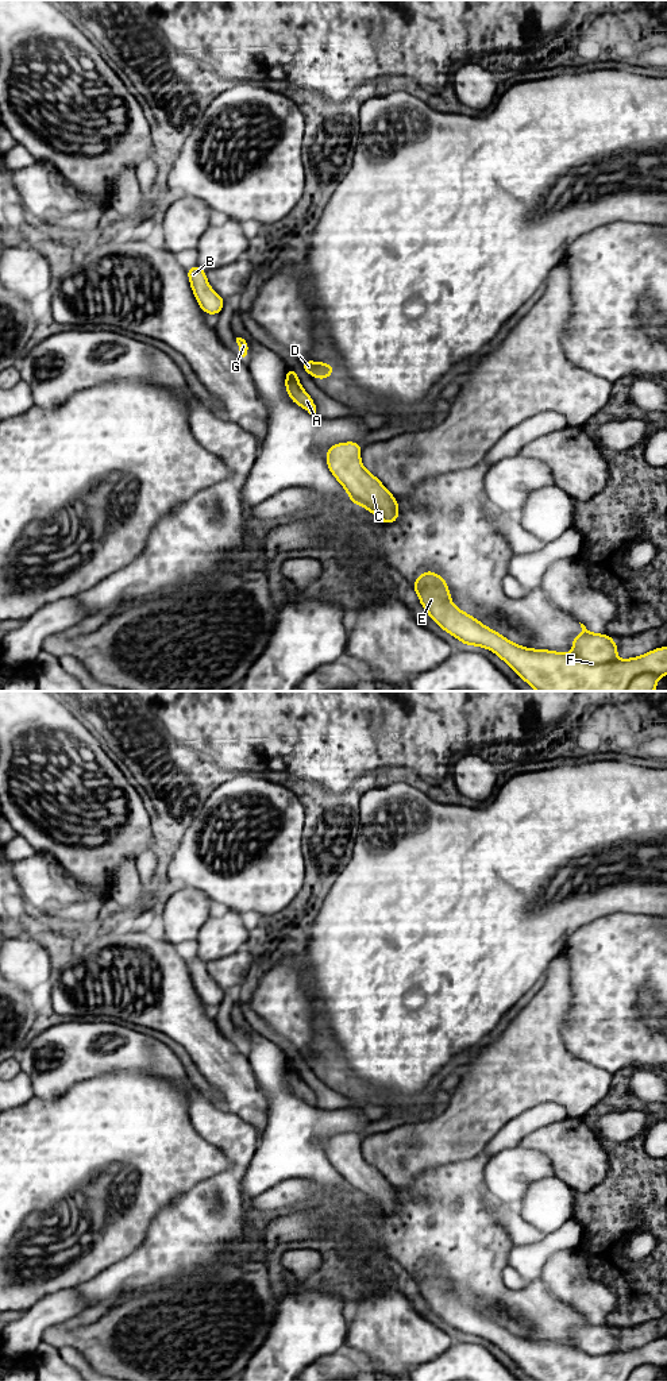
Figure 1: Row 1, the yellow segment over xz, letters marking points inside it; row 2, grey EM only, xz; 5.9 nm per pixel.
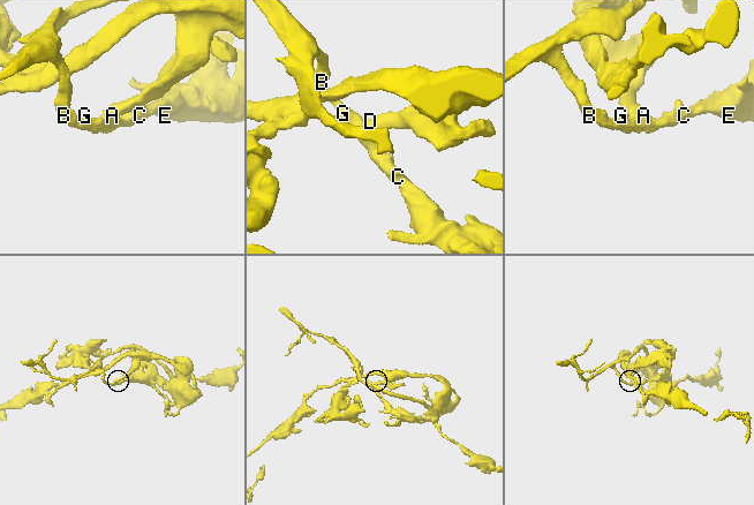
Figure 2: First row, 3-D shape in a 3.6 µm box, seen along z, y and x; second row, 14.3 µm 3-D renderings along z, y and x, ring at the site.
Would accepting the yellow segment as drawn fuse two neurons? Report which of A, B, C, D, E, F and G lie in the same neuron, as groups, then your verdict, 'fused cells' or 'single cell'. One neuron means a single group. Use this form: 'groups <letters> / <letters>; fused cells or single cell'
groups A B C D E F G; single cell

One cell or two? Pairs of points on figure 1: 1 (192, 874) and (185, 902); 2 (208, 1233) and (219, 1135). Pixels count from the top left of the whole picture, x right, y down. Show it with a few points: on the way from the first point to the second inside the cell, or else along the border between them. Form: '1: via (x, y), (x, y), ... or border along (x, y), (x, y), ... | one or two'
1: border along (168, 887), (195, 887), (211, 901) | two
2: via (226, 1208), (227, 1183), (238, 1169), (238, 1160) | one

